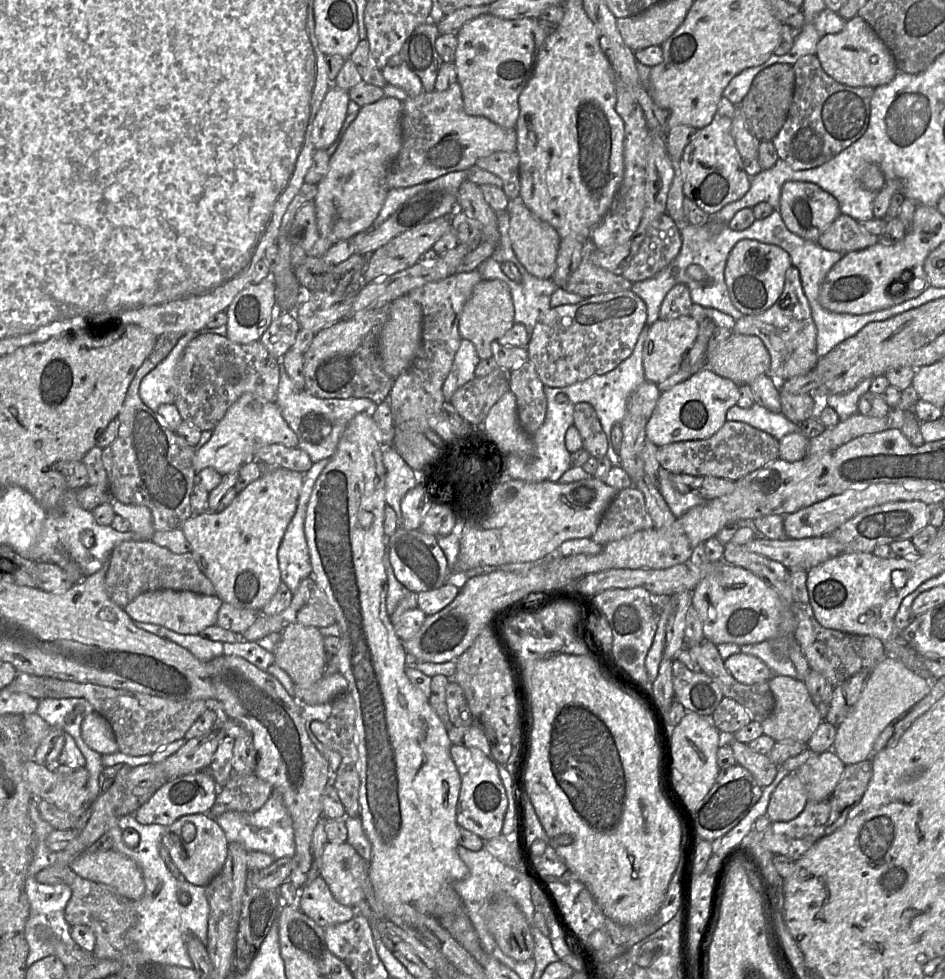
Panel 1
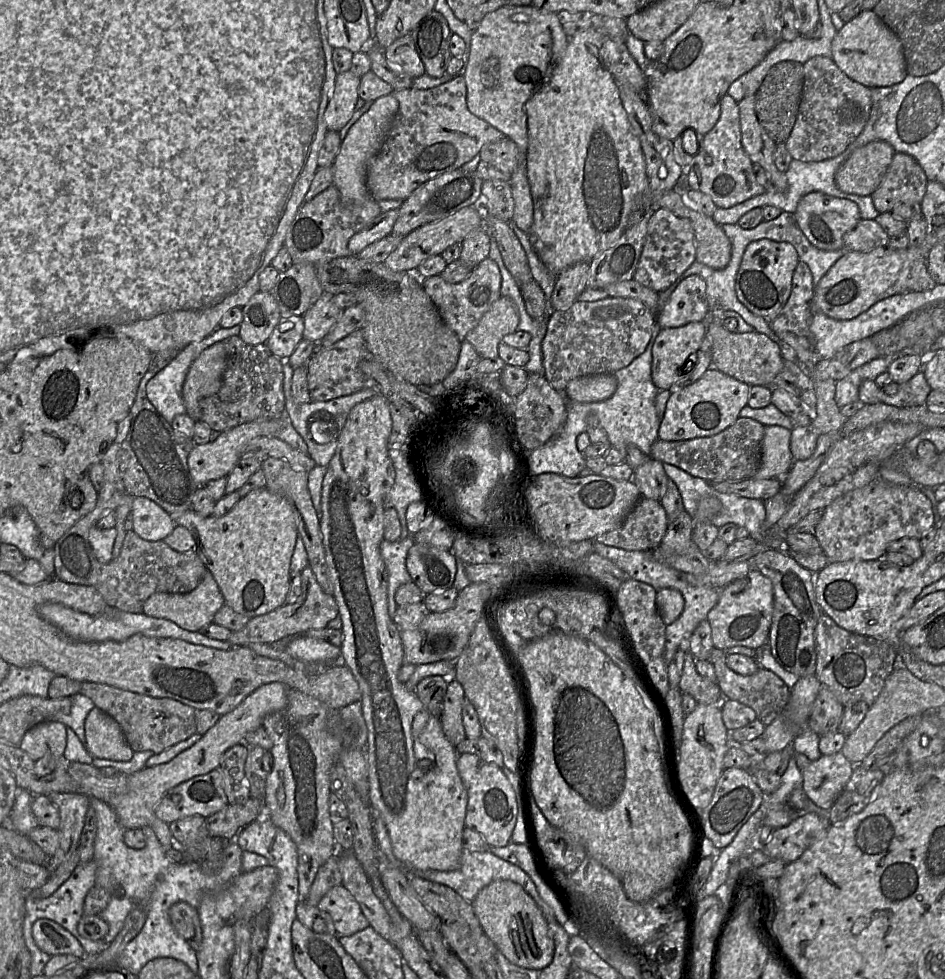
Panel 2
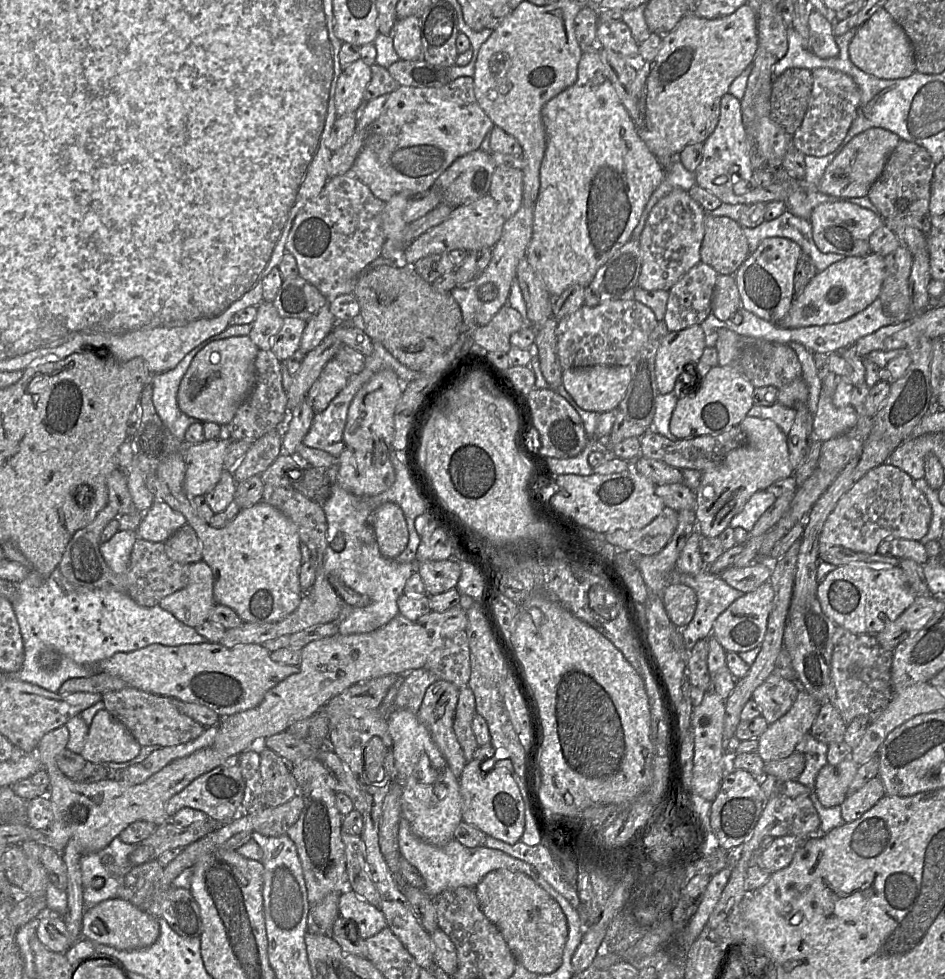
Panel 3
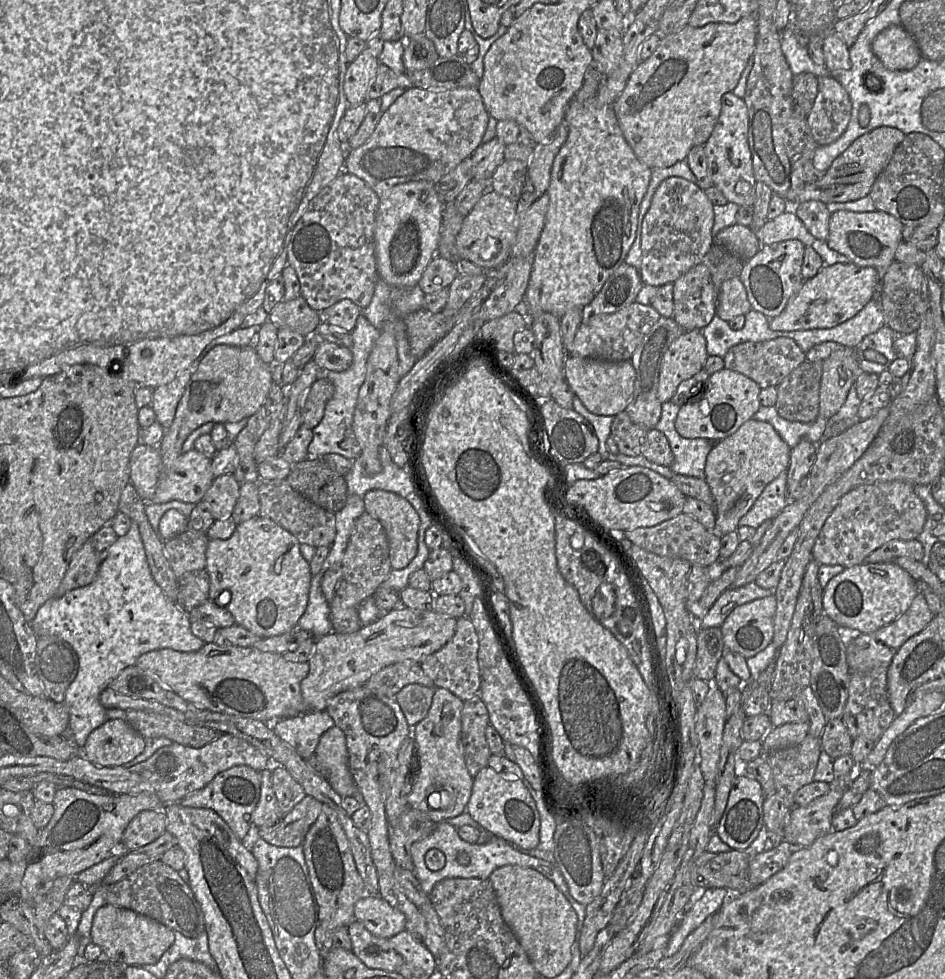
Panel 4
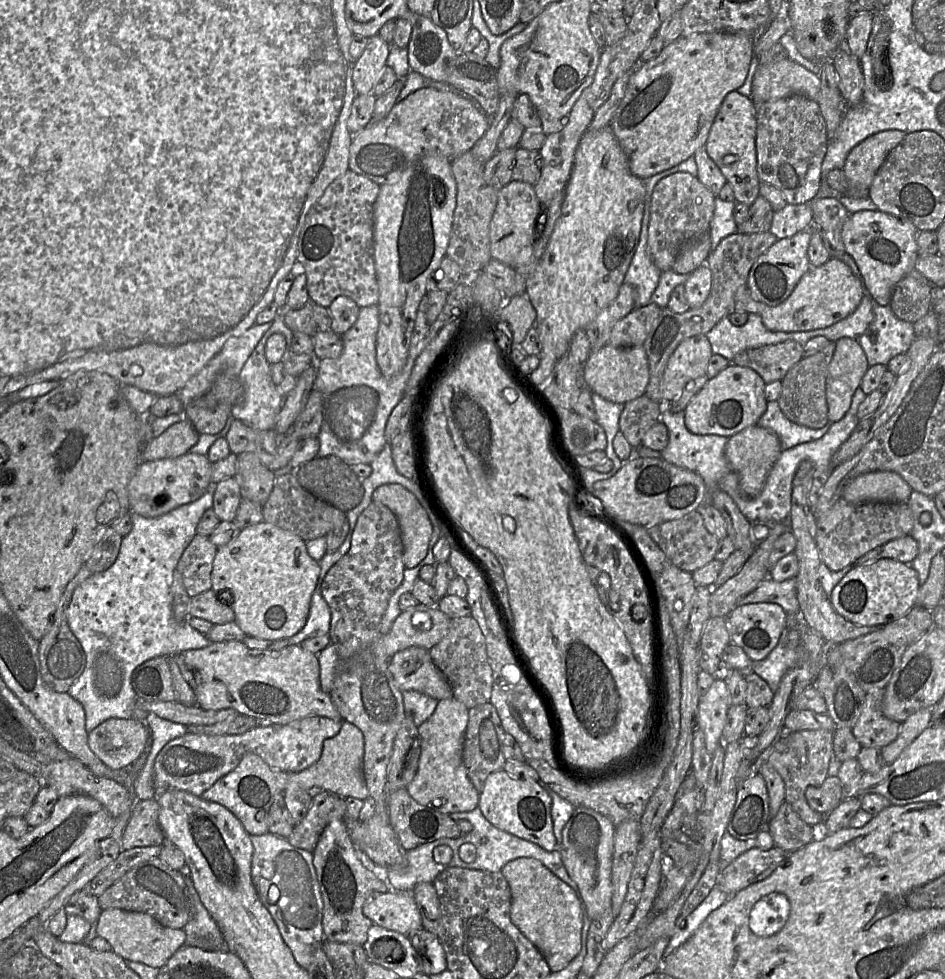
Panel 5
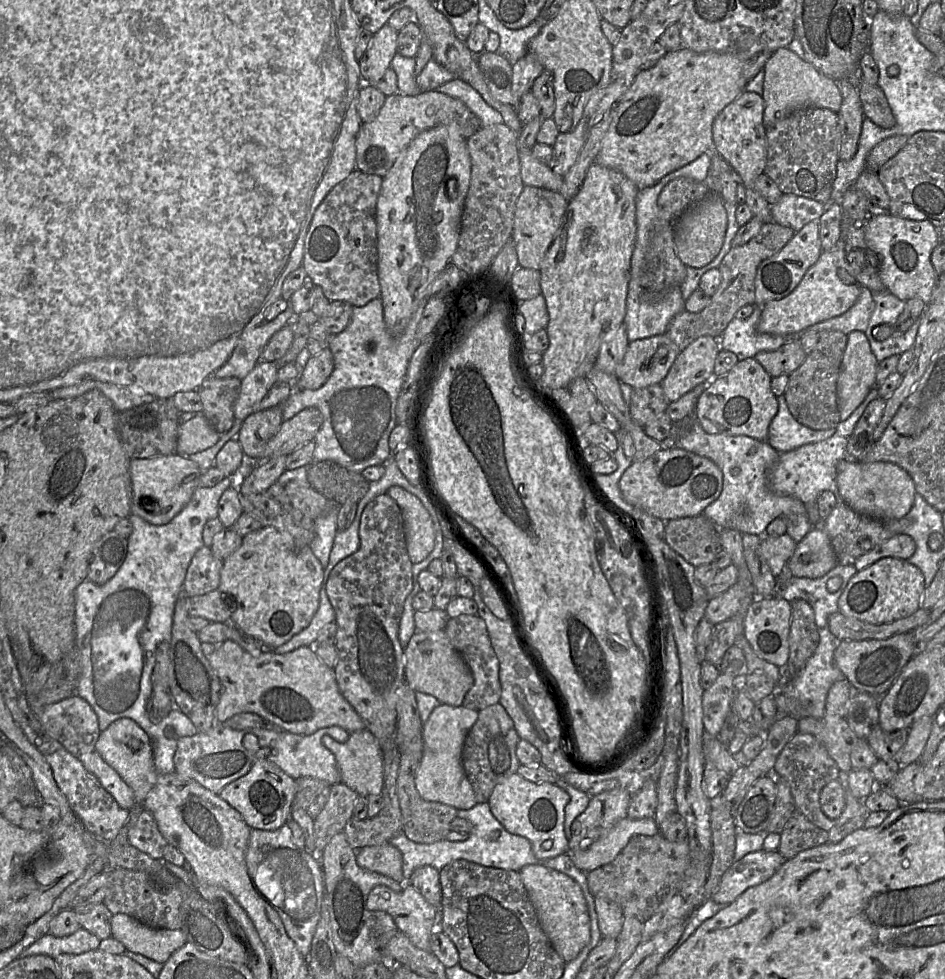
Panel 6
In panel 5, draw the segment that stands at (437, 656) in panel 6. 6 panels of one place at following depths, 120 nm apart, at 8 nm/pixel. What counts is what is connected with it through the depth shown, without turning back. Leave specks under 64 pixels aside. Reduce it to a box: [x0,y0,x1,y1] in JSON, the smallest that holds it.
[387,647,453,701]

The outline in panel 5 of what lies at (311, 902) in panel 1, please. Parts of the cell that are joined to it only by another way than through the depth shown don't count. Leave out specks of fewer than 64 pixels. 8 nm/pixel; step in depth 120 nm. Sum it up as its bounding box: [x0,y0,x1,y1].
[362,889,423,936]

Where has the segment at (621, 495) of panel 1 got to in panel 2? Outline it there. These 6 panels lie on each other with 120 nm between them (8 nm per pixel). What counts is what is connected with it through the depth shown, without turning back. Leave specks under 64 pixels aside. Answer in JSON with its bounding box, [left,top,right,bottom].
[594,497,668,551]

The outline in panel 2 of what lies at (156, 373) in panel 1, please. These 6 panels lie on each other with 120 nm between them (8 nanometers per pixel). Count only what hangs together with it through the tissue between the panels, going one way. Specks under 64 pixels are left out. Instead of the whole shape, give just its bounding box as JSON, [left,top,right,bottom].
[147,325,240,424]

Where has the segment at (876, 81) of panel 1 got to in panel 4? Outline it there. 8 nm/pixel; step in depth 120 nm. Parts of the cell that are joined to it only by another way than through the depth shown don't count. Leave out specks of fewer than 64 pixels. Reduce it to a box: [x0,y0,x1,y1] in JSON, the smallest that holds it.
[872,25,921,71]

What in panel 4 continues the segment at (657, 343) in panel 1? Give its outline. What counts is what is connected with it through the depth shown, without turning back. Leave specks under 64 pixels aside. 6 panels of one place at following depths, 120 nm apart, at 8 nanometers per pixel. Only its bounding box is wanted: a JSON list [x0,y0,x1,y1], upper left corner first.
[658,329,707,403]

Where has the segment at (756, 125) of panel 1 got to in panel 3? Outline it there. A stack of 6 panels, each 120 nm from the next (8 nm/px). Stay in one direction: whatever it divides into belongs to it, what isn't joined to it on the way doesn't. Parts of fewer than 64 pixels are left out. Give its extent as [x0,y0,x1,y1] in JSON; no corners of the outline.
[770,68,812,136]

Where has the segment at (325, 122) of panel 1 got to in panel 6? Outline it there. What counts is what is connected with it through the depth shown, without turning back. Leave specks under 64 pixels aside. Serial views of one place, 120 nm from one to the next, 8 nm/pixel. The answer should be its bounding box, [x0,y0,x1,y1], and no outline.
[359,24,398,84]

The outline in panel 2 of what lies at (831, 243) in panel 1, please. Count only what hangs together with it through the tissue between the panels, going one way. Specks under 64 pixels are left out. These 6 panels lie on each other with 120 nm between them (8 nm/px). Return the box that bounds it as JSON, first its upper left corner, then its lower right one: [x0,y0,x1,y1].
[843,219,890,252]

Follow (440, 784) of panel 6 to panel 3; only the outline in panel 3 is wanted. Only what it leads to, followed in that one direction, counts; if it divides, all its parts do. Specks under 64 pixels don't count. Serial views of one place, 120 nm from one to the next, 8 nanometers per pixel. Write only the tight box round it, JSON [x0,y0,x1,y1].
[417,680,466,778]

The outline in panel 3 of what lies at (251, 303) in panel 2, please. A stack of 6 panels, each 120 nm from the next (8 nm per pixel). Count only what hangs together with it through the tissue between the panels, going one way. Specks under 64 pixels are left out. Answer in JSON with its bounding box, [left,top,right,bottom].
[249,301,283,350]

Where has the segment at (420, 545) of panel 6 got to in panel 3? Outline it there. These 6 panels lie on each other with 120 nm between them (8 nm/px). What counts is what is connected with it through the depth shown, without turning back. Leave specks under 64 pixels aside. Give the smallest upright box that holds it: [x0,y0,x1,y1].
[371,502,409,559]

